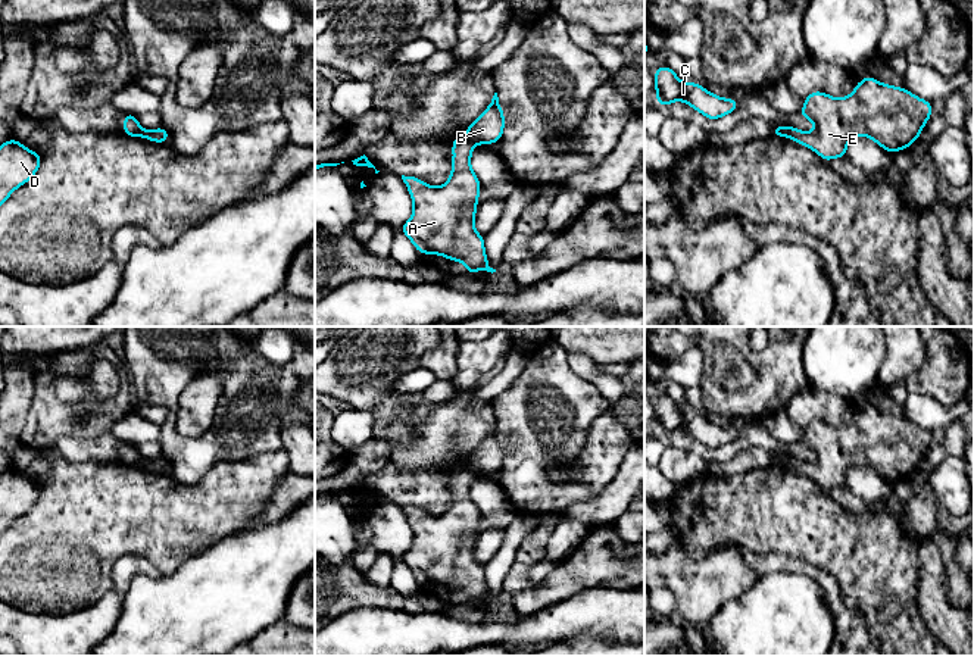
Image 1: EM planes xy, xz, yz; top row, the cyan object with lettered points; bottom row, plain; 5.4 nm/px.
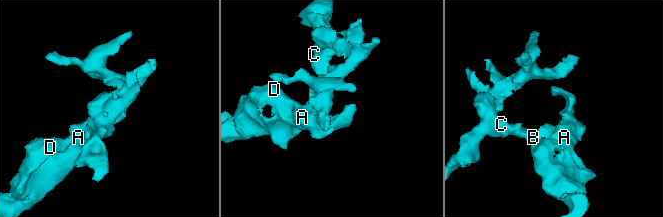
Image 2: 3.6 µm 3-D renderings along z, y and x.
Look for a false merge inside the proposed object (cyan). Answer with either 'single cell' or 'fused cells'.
fused cells

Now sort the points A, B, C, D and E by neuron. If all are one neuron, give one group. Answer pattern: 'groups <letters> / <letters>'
groups A D E / B C

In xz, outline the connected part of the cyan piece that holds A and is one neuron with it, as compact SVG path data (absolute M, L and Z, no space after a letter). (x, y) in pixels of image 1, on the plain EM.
M466 465L453 468L452 503L441 516L402 505L413 531L410 549L400 556L421 584L463 591L465 602L496 602L488 596L484 566L474 557L481 512L471 499L474 474Z

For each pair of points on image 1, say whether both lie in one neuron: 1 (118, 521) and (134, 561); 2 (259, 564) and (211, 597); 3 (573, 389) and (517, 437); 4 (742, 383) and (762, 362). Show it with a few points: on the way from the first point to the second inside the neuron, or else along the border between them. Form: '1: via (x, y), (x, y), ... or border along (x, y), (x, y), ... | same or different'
1: border along (161, 574), (144, 558), (122, 555), (112, 584) | different
2: via (247, 575), (222, 596) | same
3: via (559, 402), (530, 431) | same
4: border along (748, 358), (755, 380), (743, 389), (727, 389) | different

